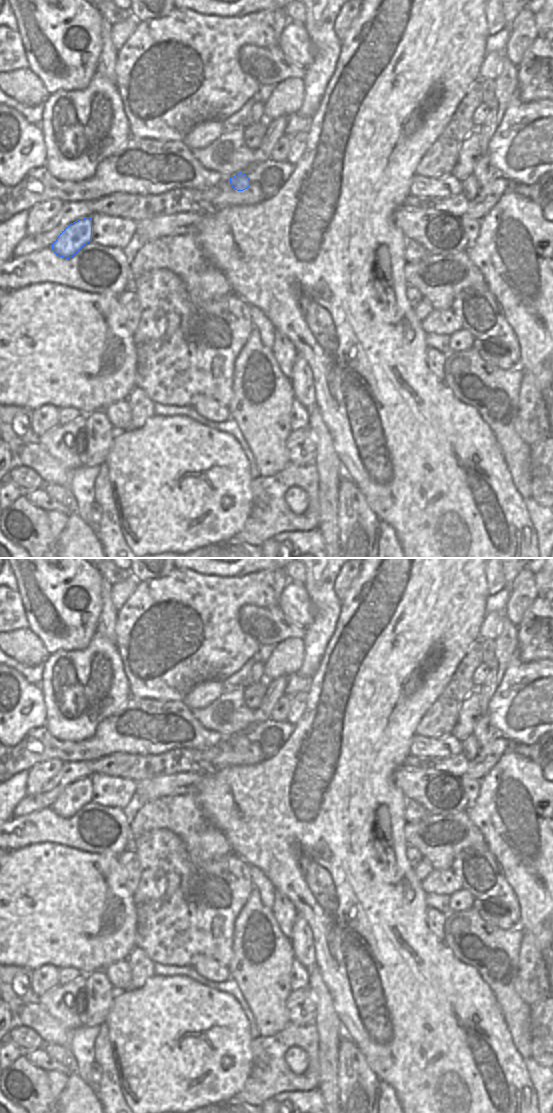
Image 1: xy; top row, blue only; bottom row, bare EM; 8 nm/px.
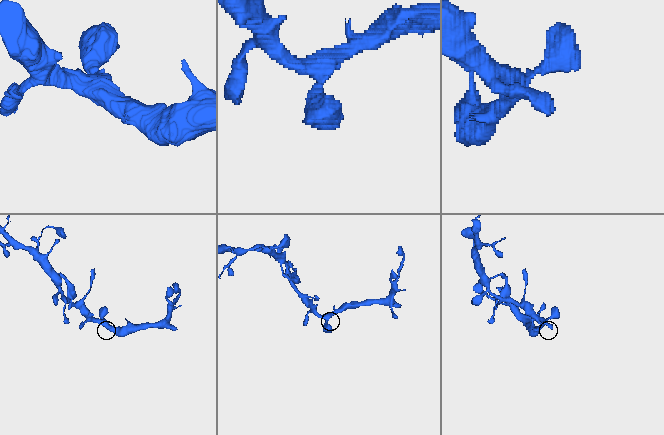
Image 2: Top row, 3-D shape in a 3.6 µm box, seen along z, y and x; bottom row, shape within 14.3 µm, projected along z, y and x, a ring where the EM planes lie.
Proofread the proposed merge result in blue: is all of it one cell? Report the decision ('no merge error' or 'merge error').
no merge error

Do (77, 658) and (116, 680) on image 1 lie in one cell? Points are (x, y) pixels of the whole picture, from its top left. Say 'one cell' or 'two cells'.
one cell

